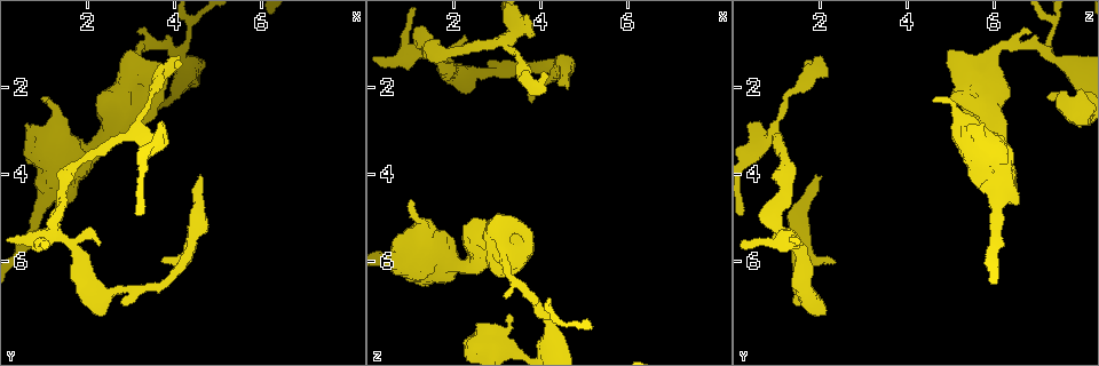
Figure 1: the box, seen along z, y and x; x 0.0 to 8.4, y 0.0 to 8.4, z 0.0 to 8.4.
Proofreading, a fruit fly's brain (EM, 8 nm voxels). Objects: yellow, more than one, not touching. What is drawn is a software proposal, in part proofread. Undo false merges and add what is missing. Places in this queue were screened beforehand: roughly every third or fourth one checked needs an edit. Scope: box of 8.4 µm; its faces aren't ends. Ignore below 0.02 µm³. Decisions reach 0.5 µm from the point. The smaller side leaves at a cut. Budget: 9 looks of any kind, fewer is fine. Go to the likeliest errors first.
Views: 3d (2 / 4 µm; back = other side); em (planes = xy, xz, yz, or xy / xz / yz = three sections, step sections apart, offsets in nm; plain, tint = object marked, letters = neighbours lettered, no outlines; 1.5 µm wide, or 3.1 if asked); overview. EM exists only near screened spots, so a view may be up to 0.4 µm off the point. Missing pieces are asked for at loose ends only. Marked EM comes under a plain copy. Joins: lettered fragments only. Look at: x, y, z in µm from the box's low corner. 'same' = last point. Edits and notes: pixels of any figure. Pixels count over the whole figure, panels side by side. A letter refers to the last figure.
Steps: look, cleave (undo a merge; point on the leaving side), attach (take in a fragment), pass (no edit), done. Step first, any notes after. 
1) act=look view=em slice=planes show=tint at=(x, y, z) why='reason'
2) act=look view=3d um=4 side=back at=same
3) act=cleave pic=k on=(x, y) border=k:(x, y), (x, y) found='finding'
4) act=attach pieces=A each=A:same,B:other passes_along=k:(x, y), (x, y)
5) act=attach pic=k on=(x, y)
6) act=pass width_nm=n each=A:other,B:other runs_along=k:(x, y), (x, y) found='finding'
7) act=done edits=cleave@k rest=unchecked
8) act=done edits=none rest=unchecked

act=look view=em slice=planes show=letters at=(0.60, 2.85, 5.75) why='free end'

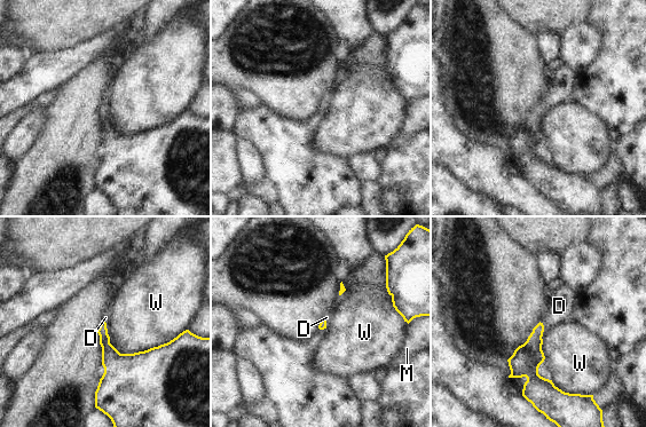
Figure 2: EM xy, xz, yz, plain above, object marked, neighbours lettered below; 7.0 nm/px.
act=attach pieces=D each=D:same,M:other,W:other passes_along=2:(527, 357), (543, 327), (559, 306) found='the cell continues'

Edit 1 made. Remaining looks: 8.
act=look view=overview why='redraw'

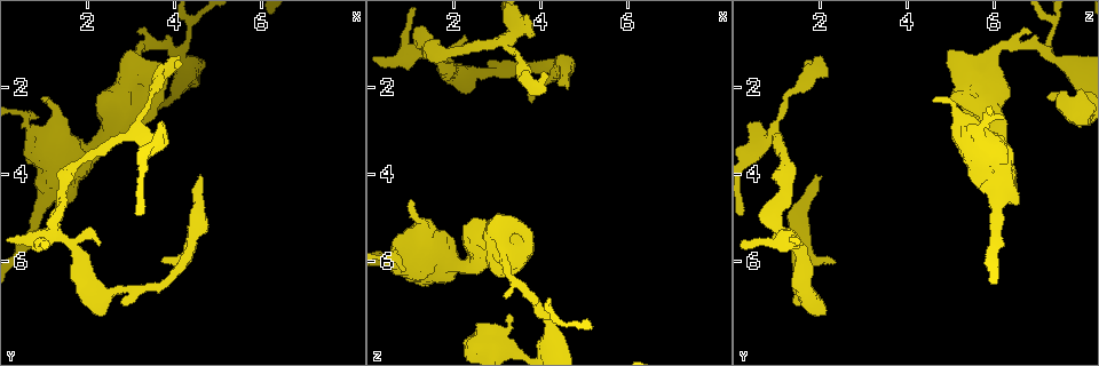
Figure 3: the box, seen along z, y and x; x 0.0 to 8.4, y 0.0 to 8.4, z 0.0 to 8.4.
act=look view=3d um=4 side=back at=(4.55, 4.00, 2.05) why='branch stops here'

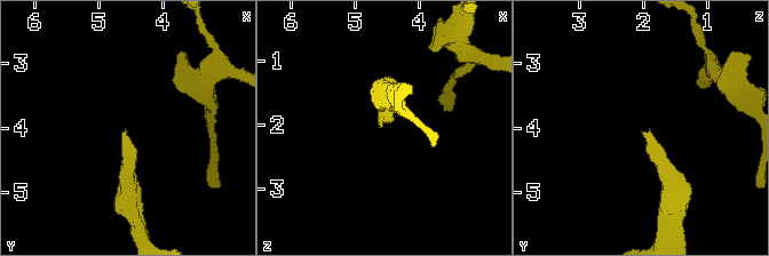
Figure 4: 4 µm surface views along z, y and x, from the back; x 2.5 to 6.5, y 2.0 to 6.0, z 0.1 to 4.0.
act=look view=em slice=xy step=8 show=letters at=(4.55, 4.05, 2.00) why='need the tissue'

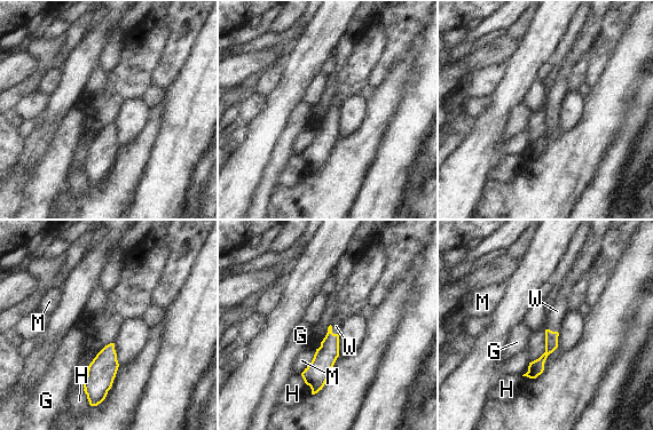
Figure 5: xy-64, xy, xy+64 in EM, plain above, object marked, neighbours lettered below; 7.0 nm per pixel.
act=attach pieces=W each=G:other,H:other,M:other,W:same passes_along=5:(551, 337), (552, 332), (557, 311) found='the cell continues'

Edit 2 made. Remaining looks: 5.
act=look view=3d um=2 at=(3.80, 6.05, 2.30) why='free end'

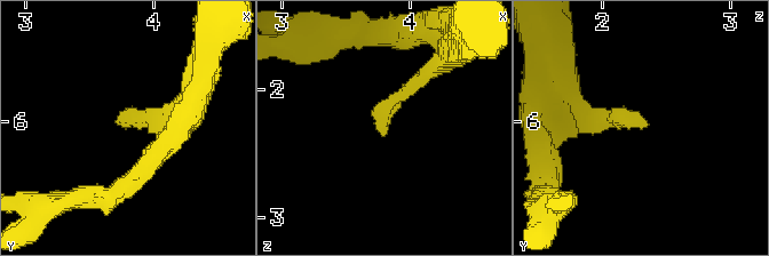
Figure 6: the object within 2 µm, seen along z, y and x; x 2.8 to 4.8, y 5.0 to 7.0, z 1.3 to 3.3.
act=look view=em slice=xz step=8 show=letters at=(3.76, 6.02, 2.34)

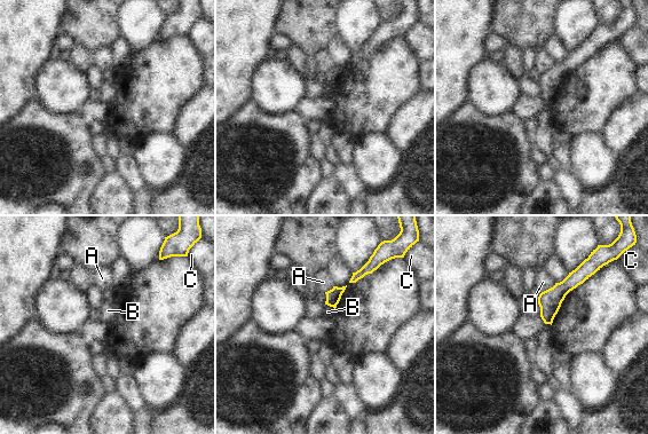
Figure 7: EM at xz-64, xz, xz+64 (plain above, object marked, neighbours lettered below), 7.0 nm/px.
act=look view=em slice=planes show=letters at=same

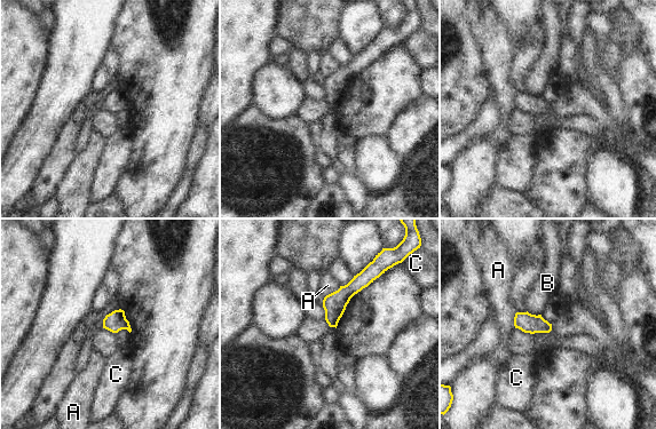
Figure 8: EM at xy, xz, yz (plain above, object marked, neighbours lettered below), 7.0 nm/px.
act=pass each=A:other,B:other,C:other border=8:(527, 311), (540, 315) found='none of them fits'

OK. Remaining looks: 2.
act=look view=em slice=planes show=letters at=(3.45, 2.25, 1.30) why='thin neck'

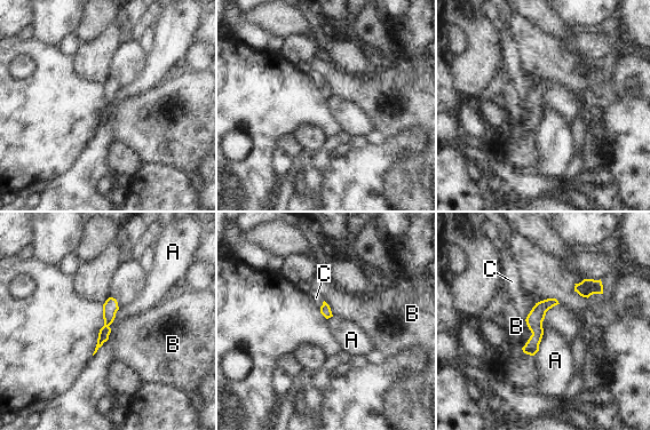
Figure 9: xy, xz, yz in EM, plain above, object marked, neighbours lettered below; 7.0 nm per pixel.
act=pass each=A:other,B:other,C:other runs_along=9:(553, 301), (536, 317), (529, 351) found='continuous, no second cell'

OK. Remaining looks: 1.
act=done edits=attach@2,attach@5 rest=unchecked

